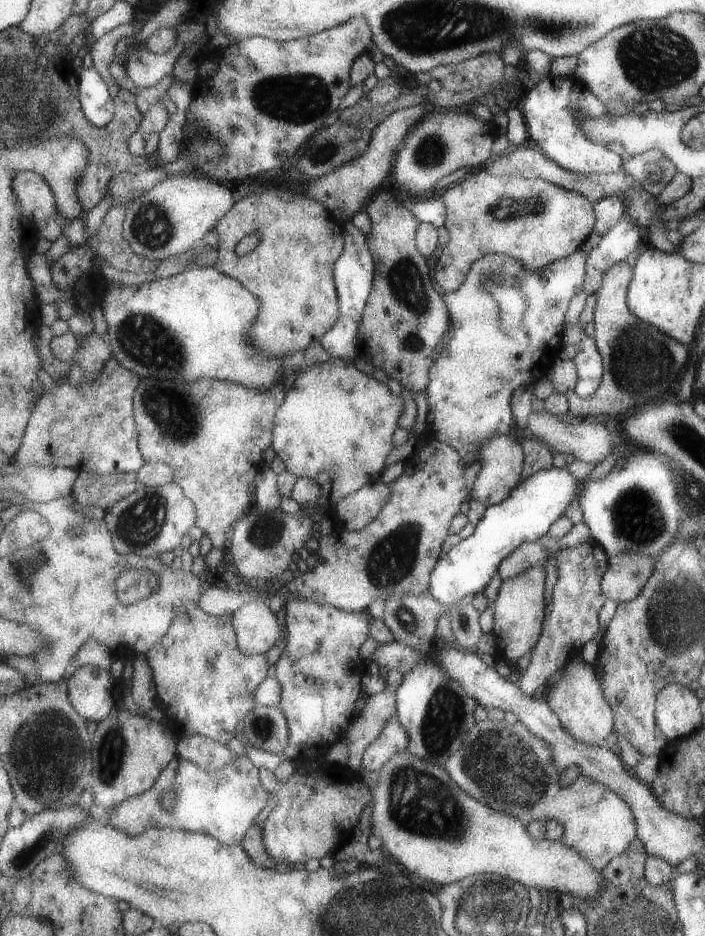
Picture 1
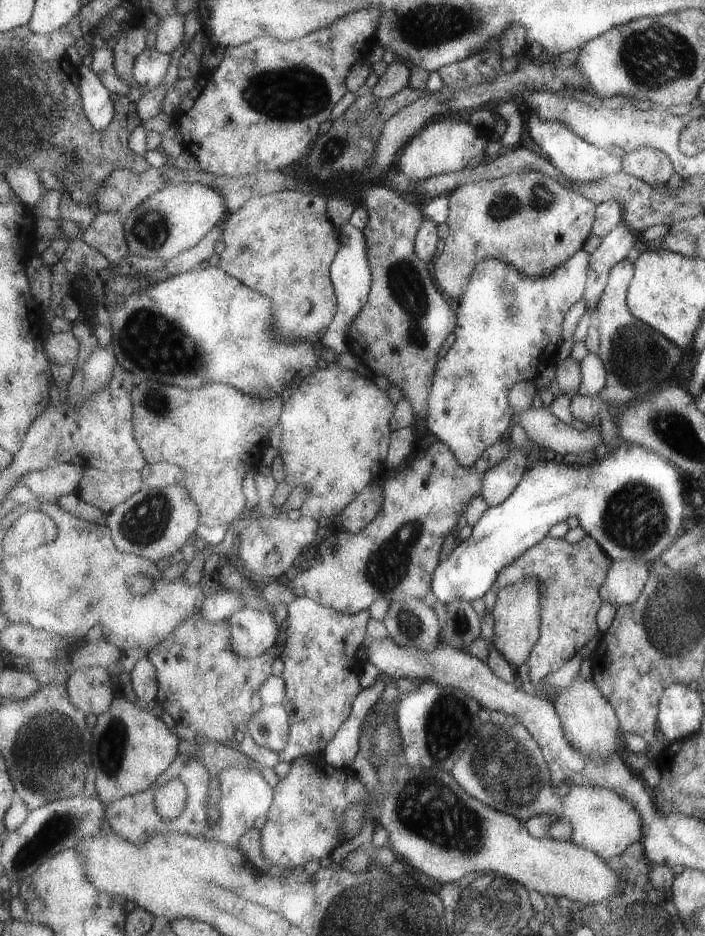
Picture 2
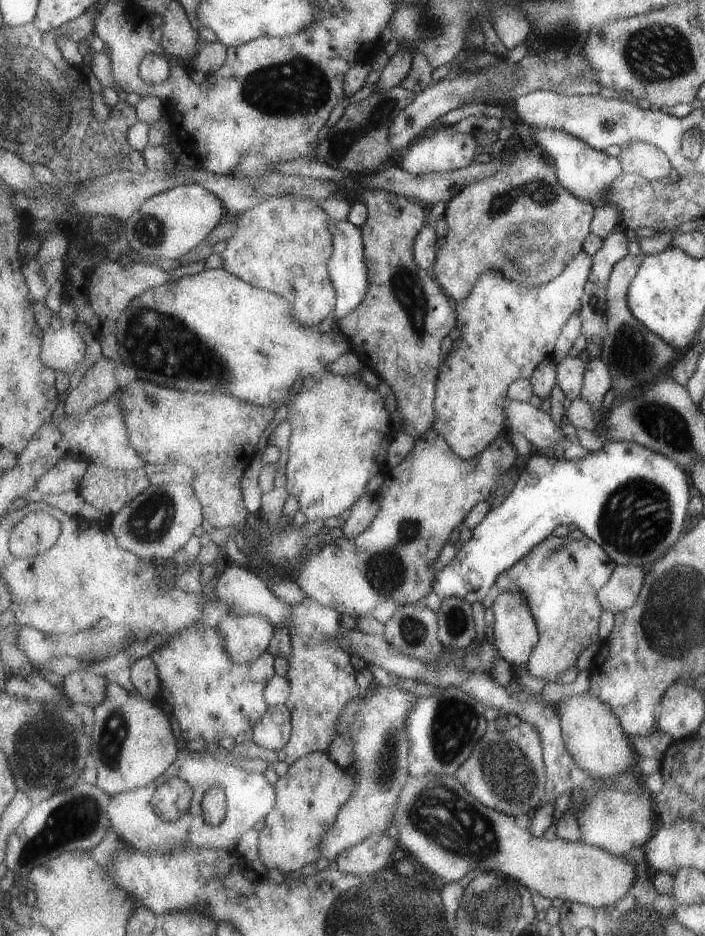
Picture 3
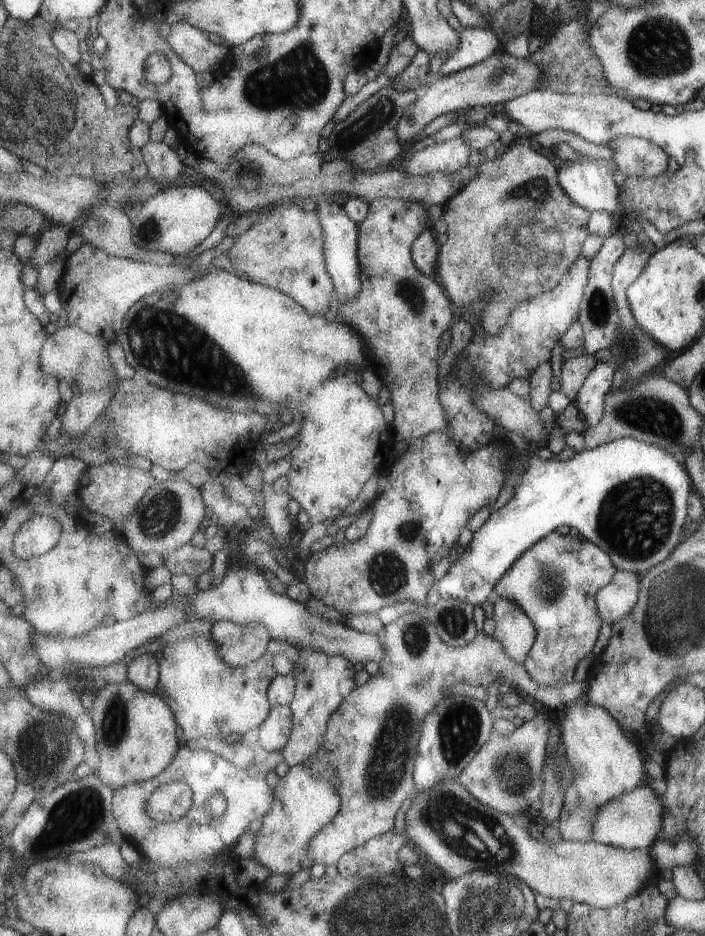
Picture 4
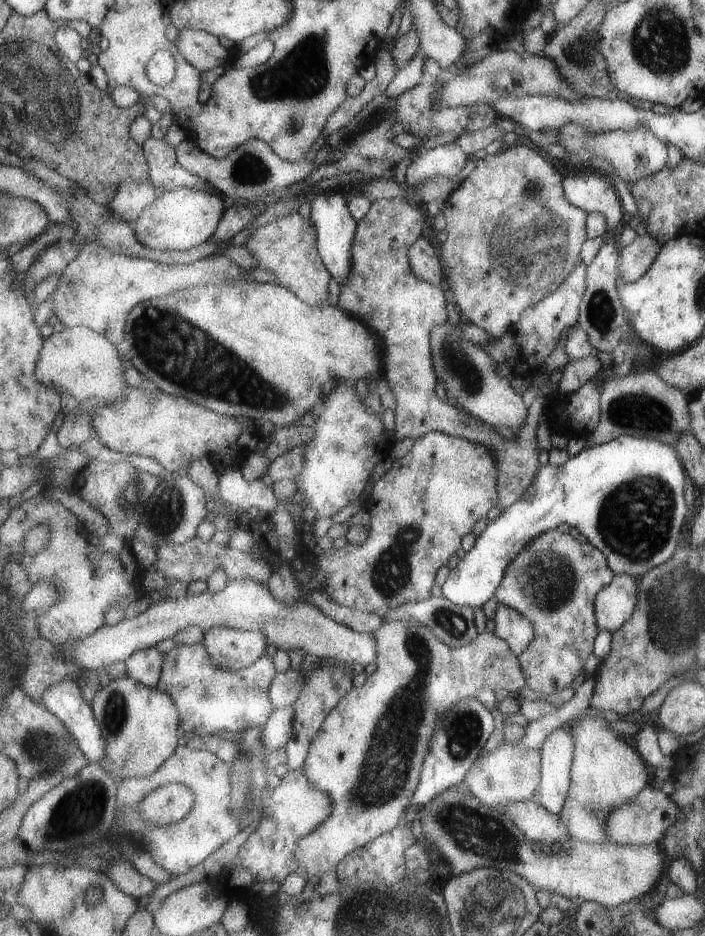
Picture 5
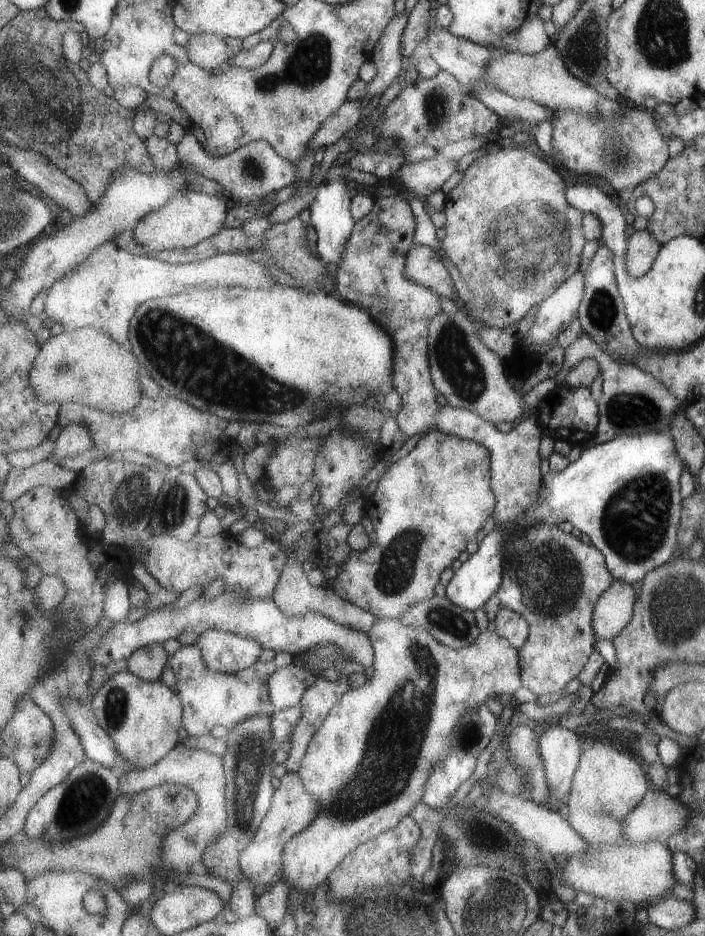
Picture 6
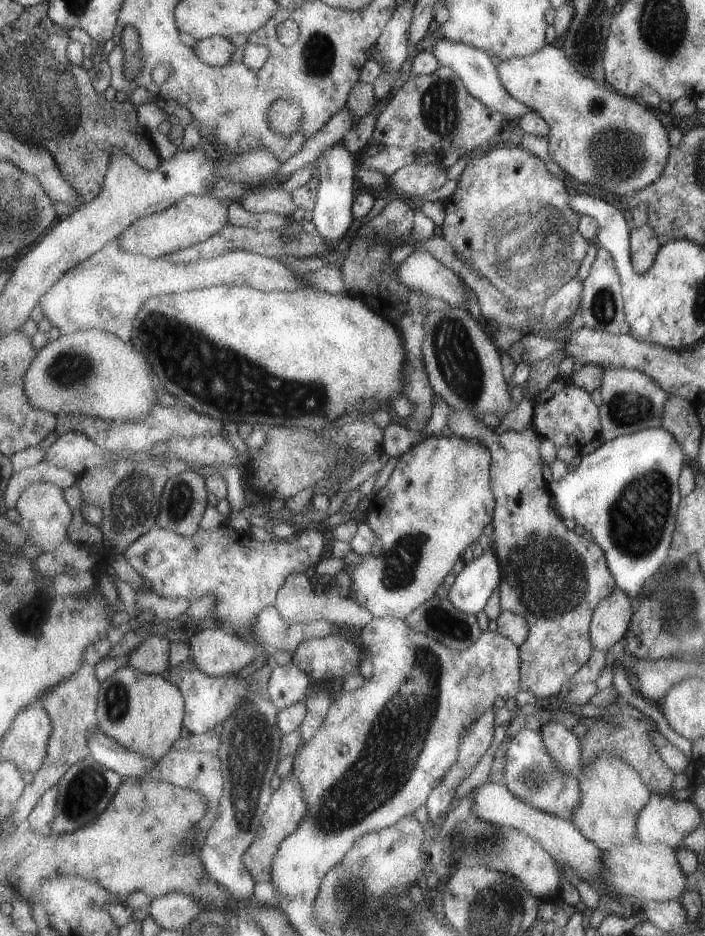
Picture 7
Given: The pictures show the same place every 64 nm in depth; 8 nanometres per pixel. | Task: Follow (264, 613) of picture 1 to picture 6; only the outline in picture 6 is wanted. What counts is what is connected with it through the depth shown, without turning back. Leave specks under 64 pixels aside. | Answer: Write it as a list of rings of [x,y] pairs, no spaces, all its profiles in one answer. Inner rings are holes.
[[[217,628],[203,632],[195,644],[201,648],[207,668],[223,674],[237,674],[255,666],[263,652],[257,638]]]

